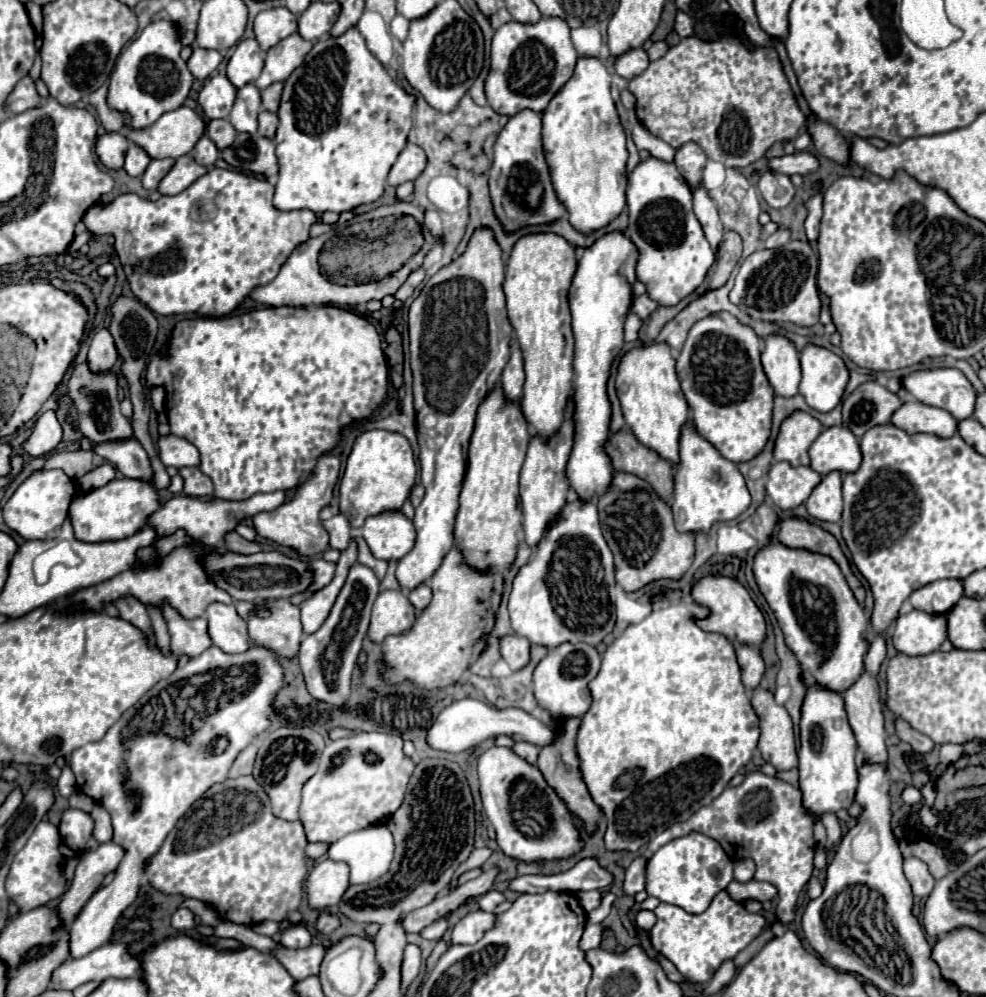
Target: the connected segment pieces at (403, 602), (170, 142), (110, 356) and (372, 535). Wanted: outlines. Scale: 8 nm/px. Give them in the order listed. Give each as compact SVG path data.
M381 591L373 603L369 639L381 643L389 635L409 633L415 617L417 613L405 591Z
M189 107L165 113L147 129L127 129L127 137L141 145L151 159L187 155L205 133L205 121Z
M101 329L95 333L89 345L89 355L87 355L87 365L93 373L109 373L117 361L117 351L113 337L107 329Z
M387 511L365 521L363 537L377 559L399 561L415 545L415 527L401 511Z

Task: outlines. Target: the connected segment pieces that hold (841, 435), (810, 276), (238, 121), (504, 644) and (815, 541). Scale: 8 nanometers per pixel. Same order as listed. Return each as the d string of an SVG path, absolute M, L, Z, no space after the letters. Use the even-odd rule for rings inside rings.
M843 425L827 427L809 447L811 469L819 475L829 471L853 473L861 465L861 449L857 437Z
M789 241L777 249L757 249L743 263L729 293L731 303L747 311L753 319L797 323L811 327L819 321L821 297L817 289L819 257L807 241Z
M247 83L245 87L237 89L237 99L229 113L229 121L237 131L255 133L259 111L261 111L259 89L253 83Z
M503 635L499 641L499 651L503 661L509 665L511 671L517 671L527 665L529 661L529 641L519 635Z
M791 517L791 519L781 519L779 521L779 531L777 531L777 537L783 545L787 547L795 547L795 549L809 549L813 553L823 553L823 555L829 555L841 569L841 573L845 575L855 599L859 603L863 603L865 599L865 589L861 585L861 581L853 575L851 567L849 567L849 561L845 557L845 553L841 551L837 539L821 529L819 525L813 525L809 523L807 519L799 519L799 517Z

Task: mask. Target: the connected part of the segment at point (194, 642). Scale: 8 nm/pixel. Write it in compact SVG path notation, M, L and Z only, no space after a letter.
M171 607L163 609L163 617L171 633L171 651L177 657L199 657L203 649L209 649L213 645L211 637L207 637L207 621L203 617L187 621Z

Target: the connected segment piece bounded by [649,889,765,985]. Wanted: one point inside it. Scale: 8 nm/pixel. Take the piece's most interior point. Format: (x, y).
(696, 944)

